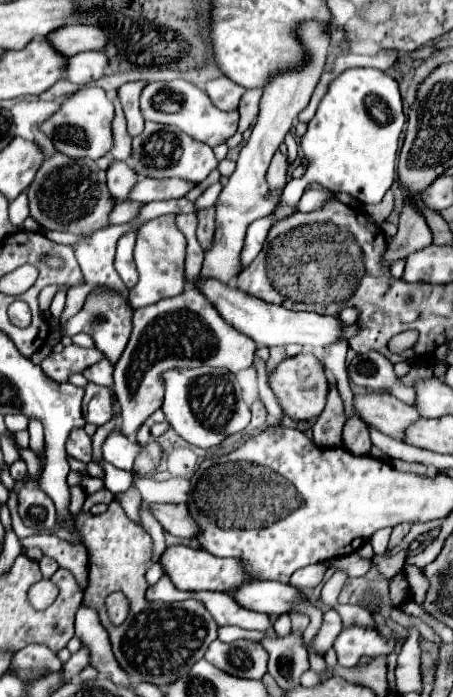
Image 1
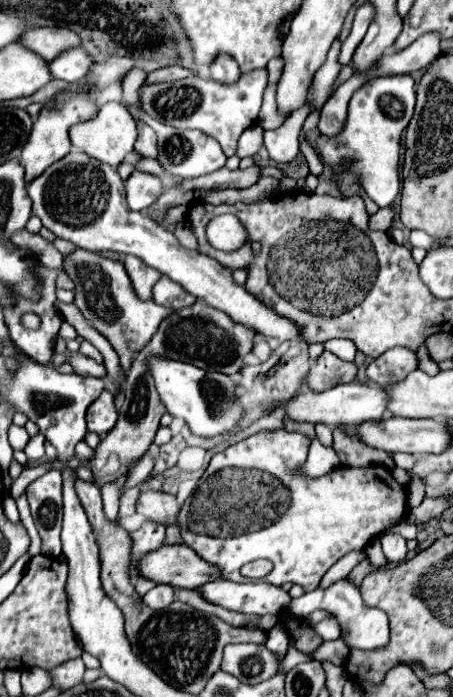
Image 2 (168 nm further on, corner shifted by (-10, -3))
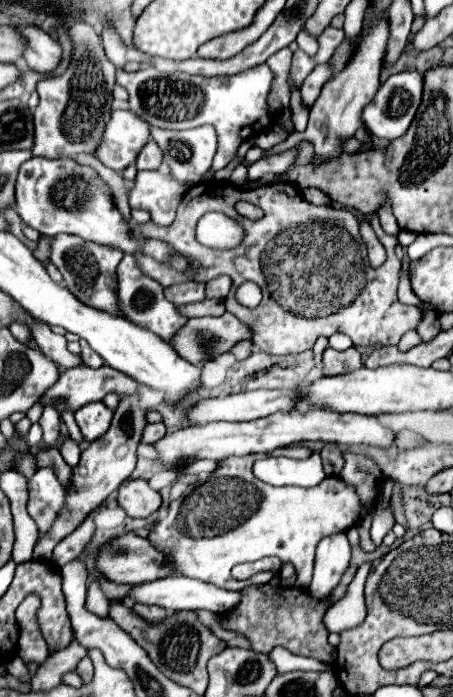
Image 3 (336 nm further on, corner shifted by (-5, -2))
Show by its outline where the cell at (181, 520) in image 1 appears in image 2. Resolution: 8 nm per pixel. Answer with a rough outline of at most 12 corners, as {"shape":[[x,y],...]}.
{"shape":[[142,491],[136,511],[148,521],[176,525],[174,495]]}

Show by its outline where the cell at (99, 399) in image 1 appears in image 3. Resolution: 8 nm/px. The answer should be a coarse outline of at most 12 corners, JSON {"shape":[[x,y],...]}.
{"shape":[[103,402],[75,412],[85,442],[109,430],[113,412]]}

